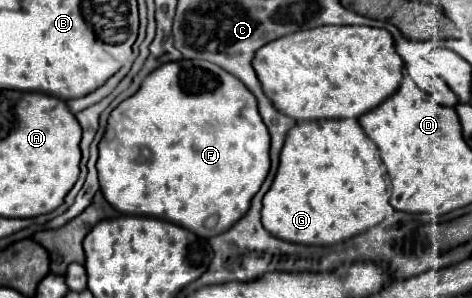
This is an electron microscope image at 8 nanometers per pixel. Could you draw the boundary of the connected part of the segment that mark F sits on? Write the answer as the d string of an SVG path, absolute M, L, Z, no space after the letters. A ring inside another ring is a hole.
M181 59L169 65L161 65L157 69L157 73L149 73L149 77L145 77L141 89L121 101L109 115L109 123L105 129L105 135L99 143L99 161L97 161L97 171L99 171L99 185L101 191L105 195L105 199L123 215L149 215L149 217L157 217L157 219L165 219L171 223L177 223L193 233L197 233L199 237L215 237L219 233L225 233L233 223L237 223L249 209L249 201L253 199L253 195L257 193L257 189L261 187L261 183L265 181L267 173L269 173L269 131L257 111L257 99L255 95L231 73L227 73L225 69L209 63L209 61L201 61L201 59Z

